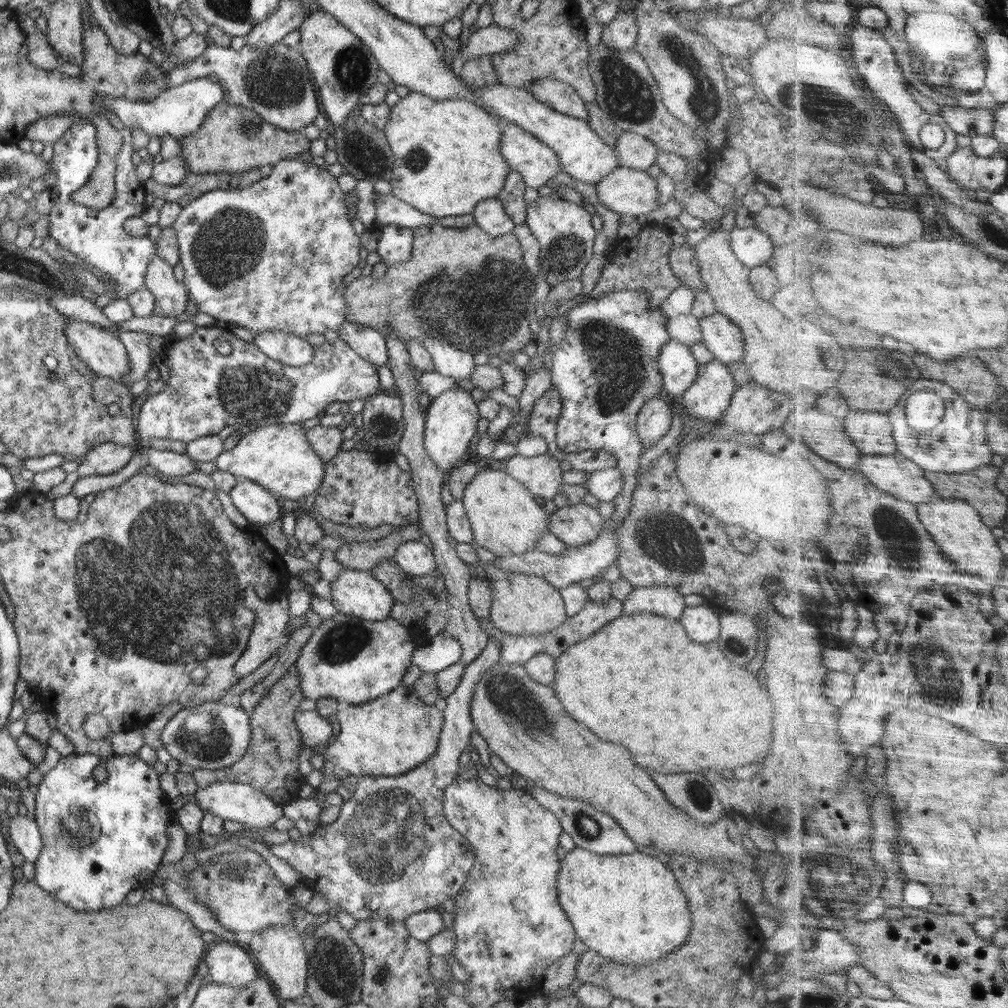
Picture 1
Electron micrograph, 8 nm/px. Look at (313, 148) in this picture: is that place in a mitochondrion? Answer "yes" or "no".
no

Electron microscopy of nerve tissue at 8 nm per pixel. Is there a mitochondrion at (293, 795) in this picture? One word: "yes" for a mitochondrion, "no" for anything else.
no

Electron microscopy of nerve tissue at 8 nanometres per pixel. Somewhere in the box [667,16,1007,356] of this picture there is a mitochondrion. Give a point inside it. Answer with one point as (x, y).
(952, 65)

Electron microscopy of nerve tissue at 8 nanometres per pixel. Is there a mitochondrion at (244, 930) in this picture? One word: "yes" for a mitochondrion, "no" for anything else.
no

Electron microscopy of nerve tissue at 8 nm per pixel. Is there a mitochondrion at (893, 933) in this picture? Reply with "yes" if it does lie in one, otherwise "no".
no

